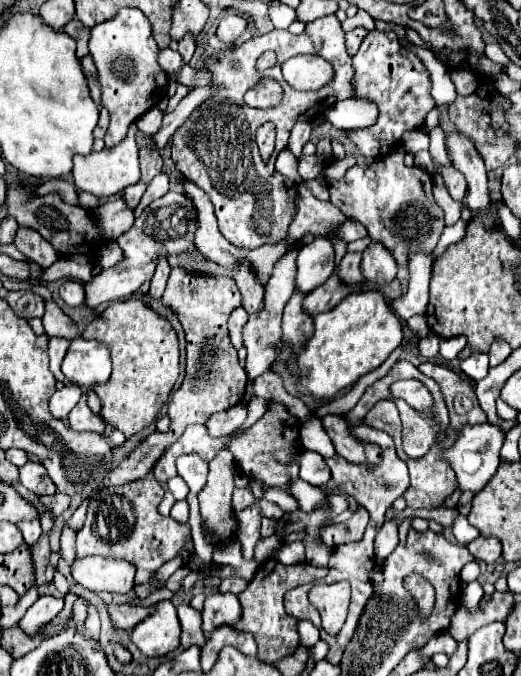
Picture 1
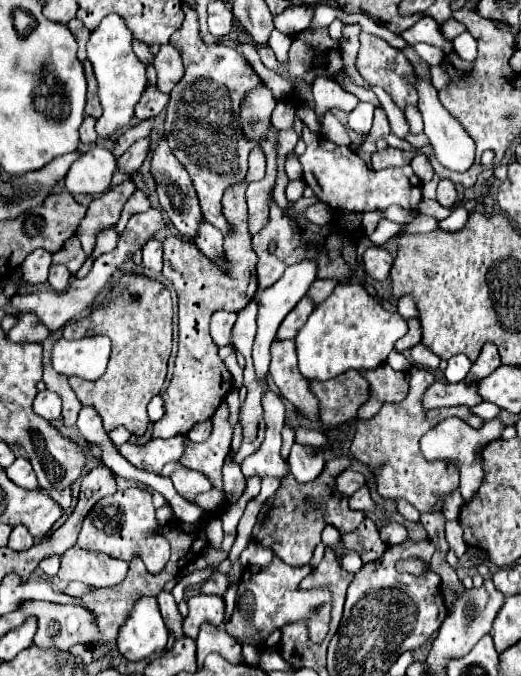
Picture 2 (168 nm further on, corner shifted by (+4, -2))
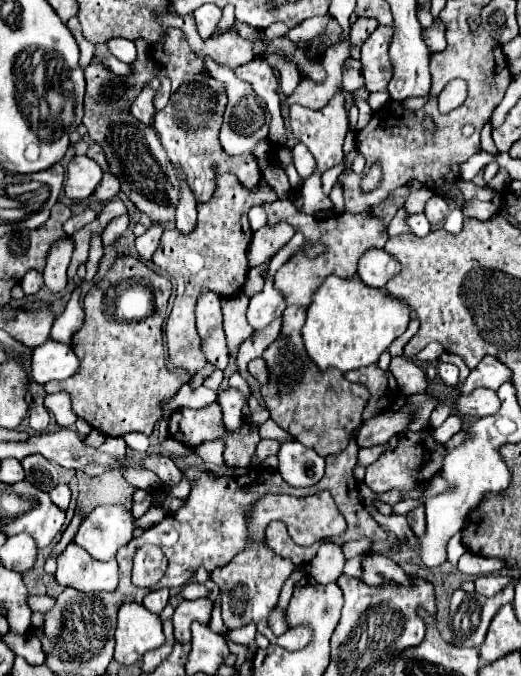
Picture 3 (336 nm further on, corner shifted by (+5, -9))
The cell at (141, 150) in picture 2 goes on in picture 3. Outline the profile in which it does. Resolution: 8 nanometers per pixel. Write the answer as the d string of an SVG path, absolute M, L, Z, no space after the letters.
M104 172L102 182L96 186L96 190L94 190L92 196L94 196L98 202L108 202L108 200L112 200L118 192L120 192L120 182L118 182L118 178L116 178L114 174Z

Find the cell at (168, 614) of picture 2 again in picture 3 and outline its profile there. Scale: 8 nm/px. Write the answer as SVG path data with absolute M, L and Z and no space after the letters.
M168 588L152 590L152 592L146 594L146 598L142 600L142 606L148 608L150 612L154 612L154 614L160 614L166 604L168 604Z

